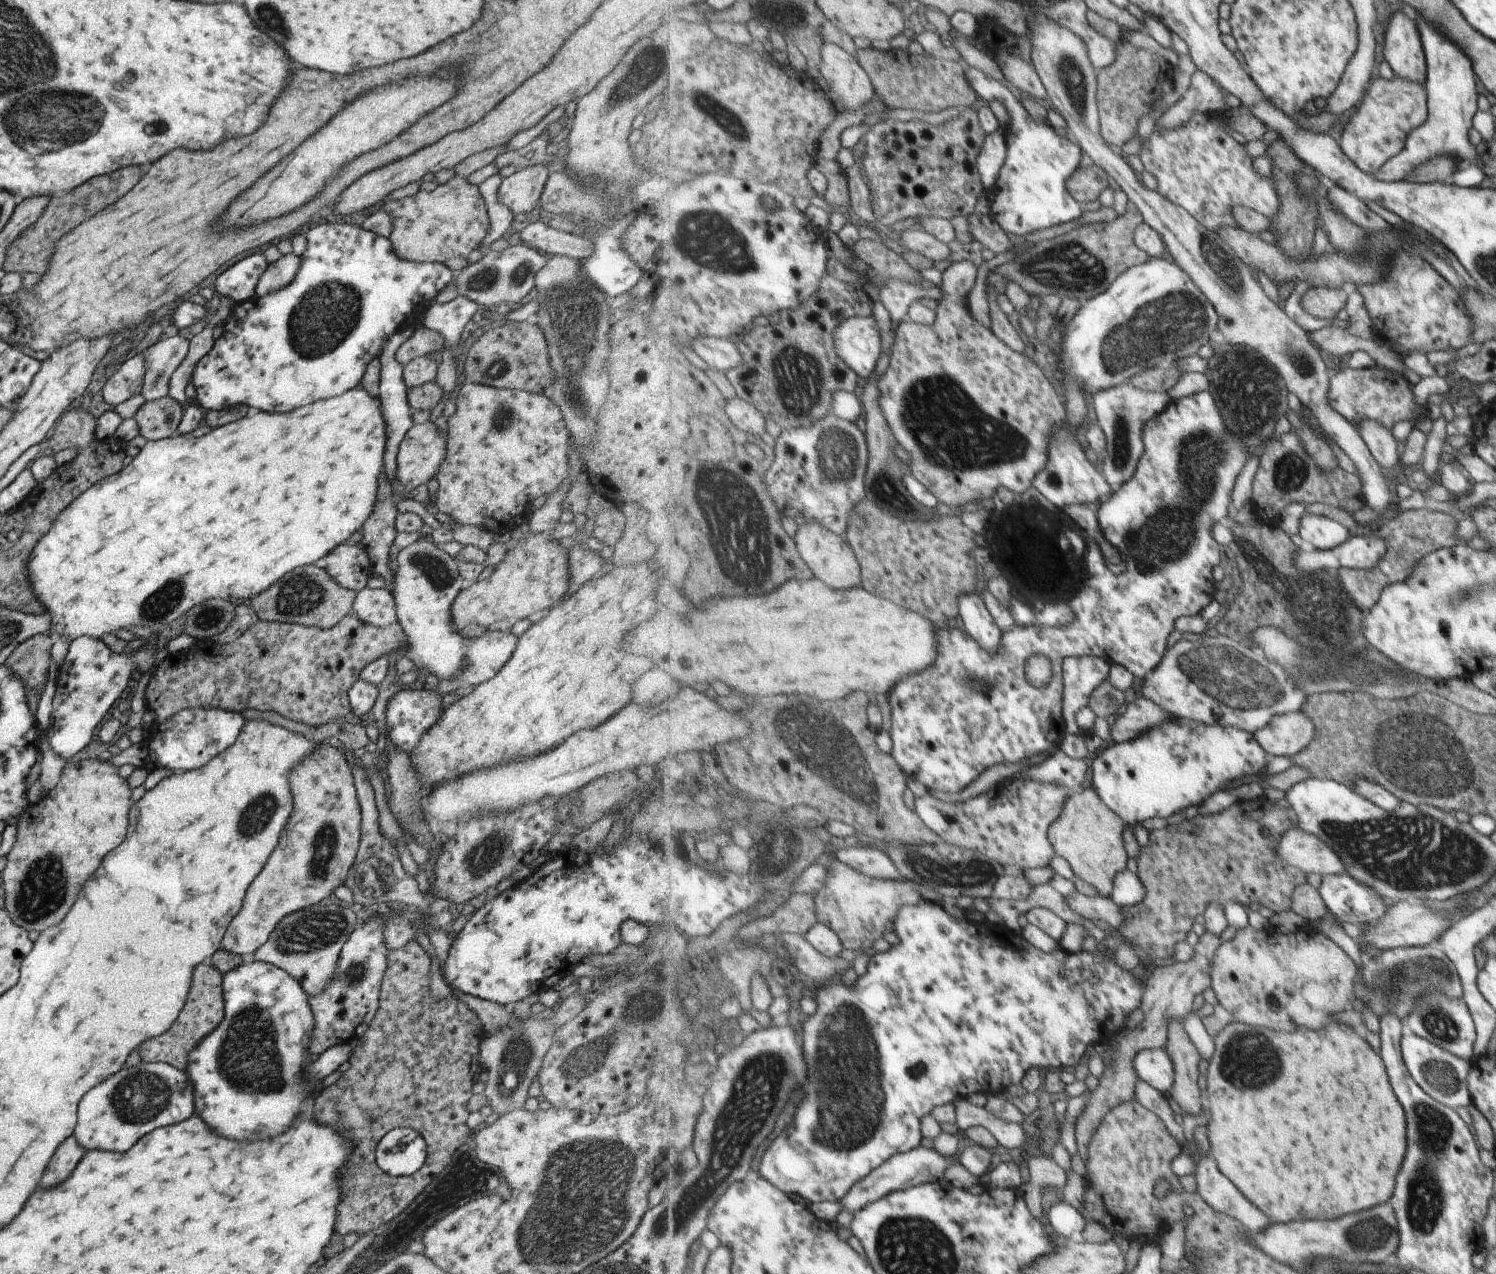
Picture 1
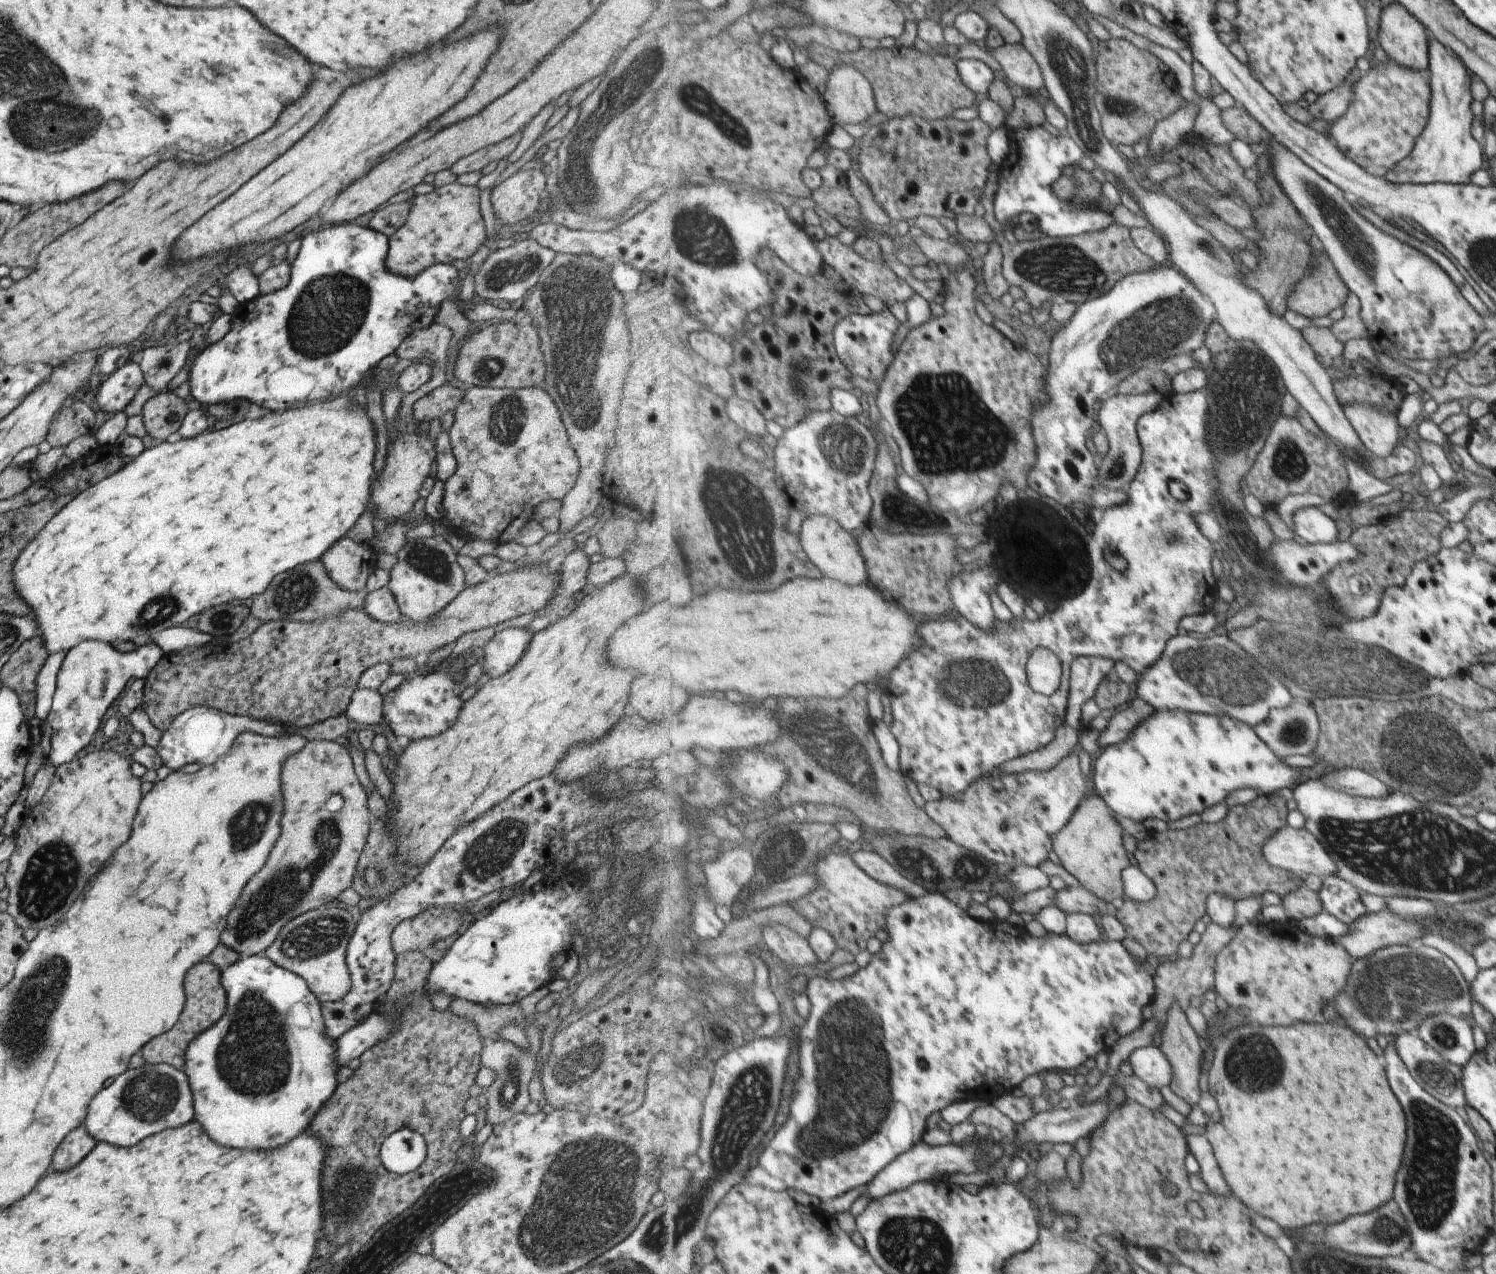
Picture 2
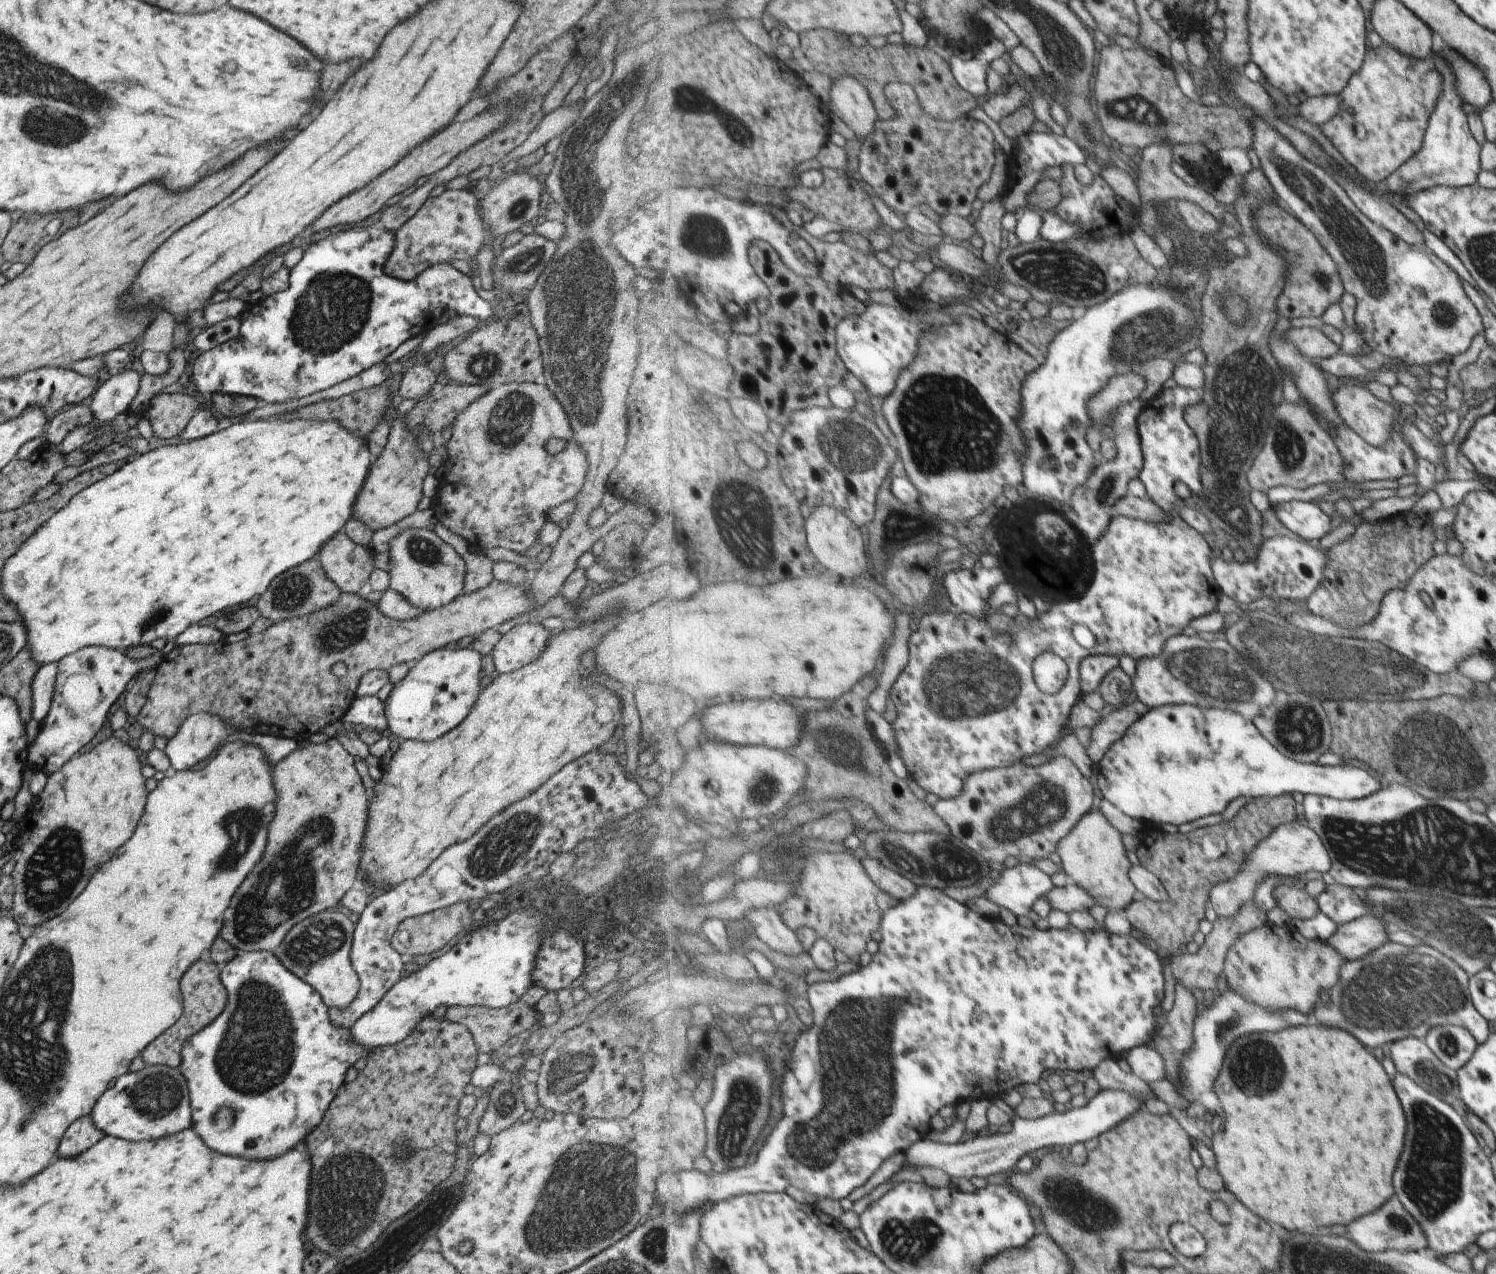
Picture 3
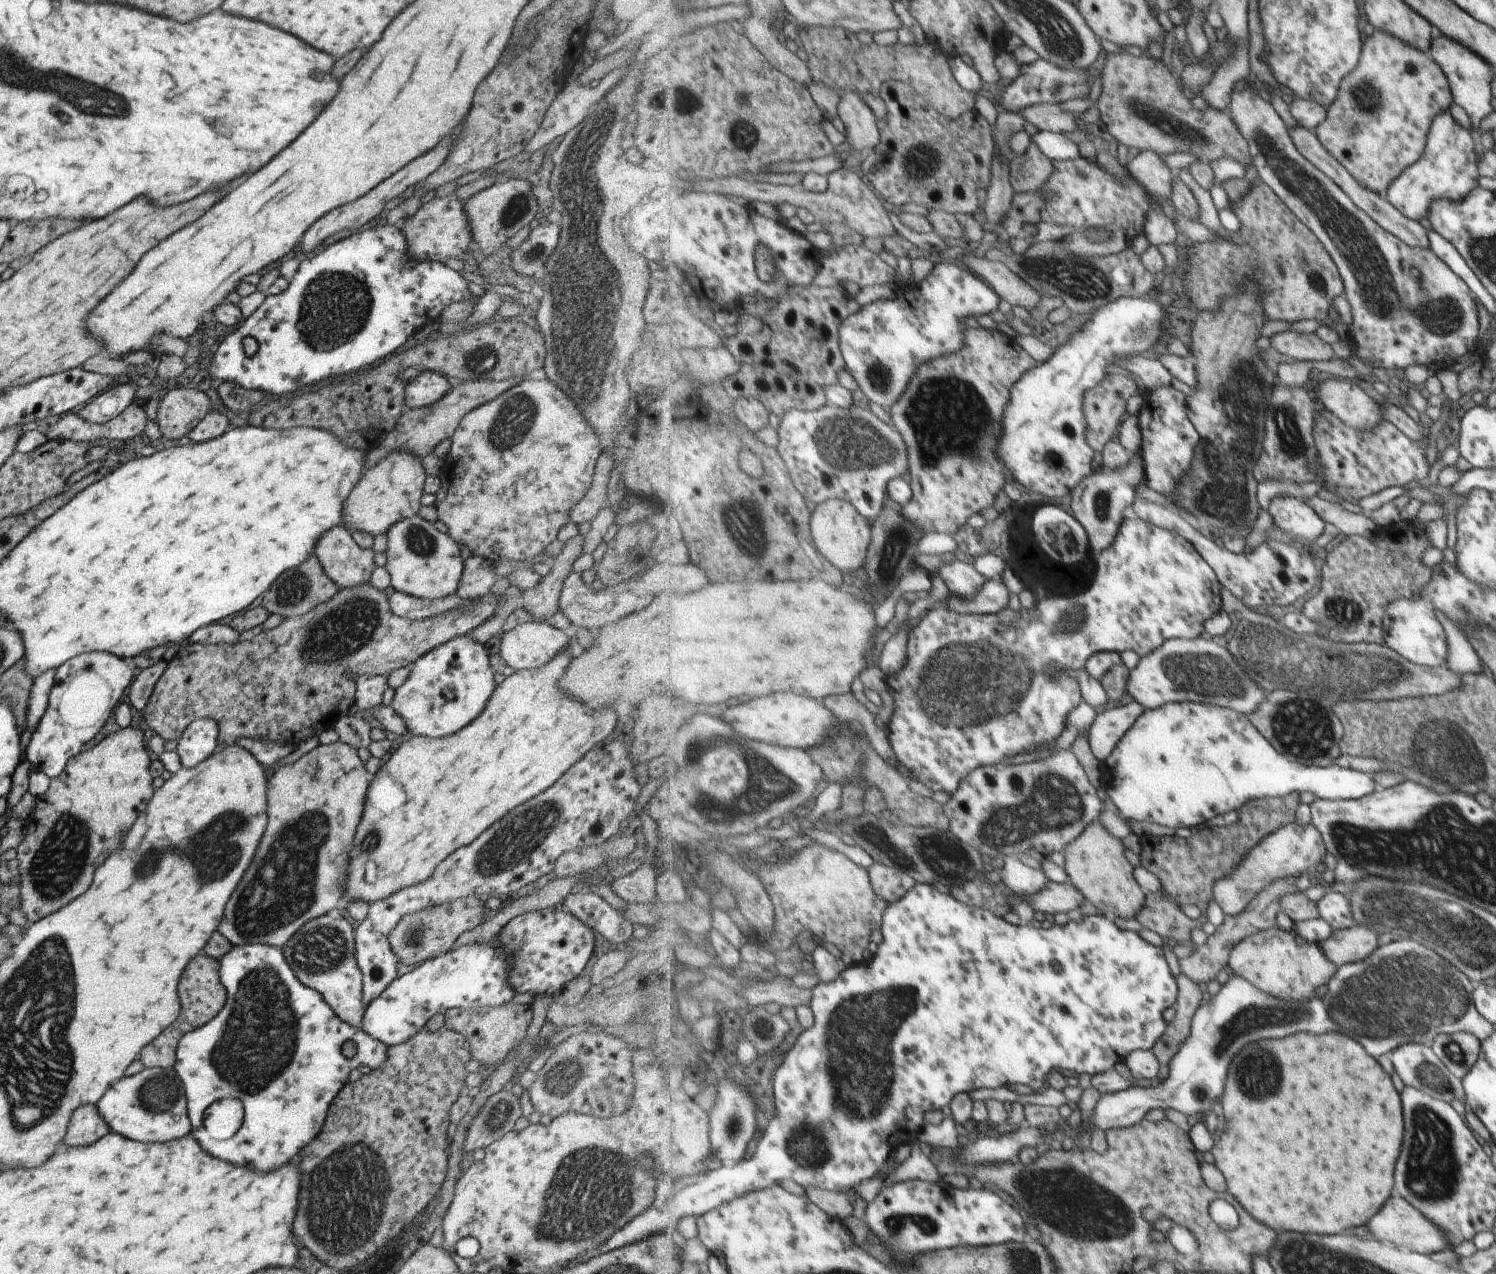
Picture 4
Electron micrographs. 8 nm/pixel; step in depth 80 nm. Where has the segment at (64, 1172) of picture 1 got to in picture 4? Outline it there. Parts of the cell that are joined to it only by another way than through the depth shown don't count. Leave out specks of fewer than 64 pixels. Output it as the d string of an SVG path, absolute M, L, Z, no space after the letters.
M96 1104L80 1106L70 1120L68 1132L64 1136L64 1146L90 1146L110 1133L106 1122L96 1110Z

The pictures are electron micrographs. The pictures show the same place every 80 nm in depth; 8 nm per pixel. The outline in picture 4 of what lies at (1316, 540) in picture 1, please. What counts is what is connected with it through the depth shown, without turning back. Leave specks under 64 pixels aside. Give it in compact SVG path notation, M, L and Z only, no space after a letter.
M1292 496L1277 497L1272 502L1269 513L1274 518L1276 526L1312 543L1324 534L1328 525L1305 500Z

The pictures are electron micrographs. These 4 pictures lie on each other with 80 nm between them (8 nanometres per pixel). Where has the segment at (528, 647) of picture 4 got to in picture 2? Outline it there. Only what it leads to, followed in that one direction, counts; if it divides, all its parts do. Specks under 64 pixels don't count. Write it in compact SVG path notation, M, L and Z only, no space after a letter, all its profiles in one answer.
M510 627L497 632L492 640L482 647L486 672L490 678L509 671L526 652L535 634L525 627Z

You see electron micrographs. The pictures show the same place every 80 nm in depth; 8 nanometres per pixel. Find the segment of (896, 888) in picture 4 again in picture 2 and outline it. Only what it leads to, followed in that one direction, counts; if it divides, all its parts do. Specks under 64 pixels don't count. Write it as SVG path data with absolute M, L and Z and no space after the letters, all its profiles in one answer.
M860 850L853 852L851 851L853 861L858 864L865 872L872 875L879 882L890 884L890 886L896 886L900 890L906 890L908 894L912 894L912 897L922 898L928 896L928 891L922 884L913 882L901 874L894 864L890 863L888 858L884 858L880 852L866 852Z

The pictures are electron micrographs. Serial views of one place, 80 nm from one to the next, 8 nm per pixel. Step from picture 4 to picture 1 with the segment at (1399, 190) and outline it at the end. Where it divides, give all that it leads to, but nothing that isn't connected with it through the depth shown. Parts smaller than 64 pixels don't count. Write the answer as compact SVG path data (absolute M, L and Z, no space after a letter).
M1422 18L1416 22L1418 34L1422 46L1426 64L1428 64L1428 78L1426 78L1426 90L1428 92L1429 118L1407 131L1405 146L1400 154L1390 158L1389 162L1381 167L1381 170L1374 172L1372 176L1378 181L1402 181L1414 174L1414 168L1420 164L1426 164L1434 156L1442 154L1454 154L1454 158L1460 160L1474 160L1478 156L1476 146L1470 142L1470 128L1472 118L1478 110L1478 88L1476 88L1476 72L1474 72L1473 59L1466 58L1452 42L1448 42L1442 34L1438 34L1438 28L1430 26Z

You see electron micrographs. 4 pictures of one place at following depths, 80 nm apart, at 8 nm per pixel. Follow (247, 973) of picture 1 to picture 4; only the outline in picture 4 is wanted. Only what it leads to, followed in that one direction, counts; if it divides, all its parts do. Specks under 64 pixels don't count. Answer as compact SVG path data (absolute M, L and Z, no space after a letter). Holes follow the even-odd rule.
M266 944L232 945L232 950L230 950L228 954L224 954L218 962L219 978L228 994L227 1002L216 1018L212 1018L208 1024L200 1026L200 1028L192 1030L192 1032L188 1032L188 1034L180 1038L180 1042L178 1042L176 1046L176 1064L174 1064L173 1068L176 1070L184 1086L188 1117L191 1123L191 1134L193 1138L198 1140L198 1144L202 1146L202 1150L206 1150L208 1154L212 1154L212 1156L216 1156L216 1158L220 1158L220 1160L224 1160L224 1162L230 1162L230 1164L234 1164L234 1166L246 1166L248 1170L256 1170L256 1172L272 1172L272 1170L278 1170L280 1166L292 1162L292 1160L304 1150L306 1144L319 1134L325 1122L330 1104L334 1101L334 1098L341 1093L342 1086L345 1086L346 1082L349 1082L348 1077L352 1070L357 1069L358 1066L369 1066L371 1069L384 1066L384 1062L388 1060L388 1054L386 1054L387 1047L382 1044L382 1042L370 1038L368 1034L364 1034L362 1030L358 1030L354 1026L350 1026L350 1024L342 1021L316 990L302 985L302 982L298 980L295 973L290 969L290 966L288 966L288 962L286 962L281 948L266 946ZM348 1041L354 1042L356 1046L356 1054L352 1058L346 1058L342 1054L342 1046ZM224 1098L240 1100L243 1106L242 1126L240 1126L240 1130L238 1130L236 1134L228 1139L217 1138L213 1132L203 1127L206 1108L212 1106L212 1104L218 1102L218 1100L224 1100Z

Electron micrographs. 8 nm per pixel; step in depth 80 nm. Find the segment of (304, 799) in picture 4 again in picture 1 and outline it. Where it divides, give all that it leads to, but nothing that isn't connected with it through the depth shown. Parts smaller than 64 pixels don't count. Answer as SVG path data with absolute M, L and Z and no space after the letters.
M335 741L323 742L322 746L318 746L318 750L308 754L302 762L294 766L294 770L290 770L292 814L288 818L286 828L281 831L282 836L276 850L270 854L264 868L246 890L242 910L232 918L223 936L222 950L243 958L250 957L260 946L264 946L264 942L270 938L272 930L284 916L316 902L328 900L336 888L345 885L348 870L352 868L358 853L362 825L352 765L346 762L345 755L344 749Z

